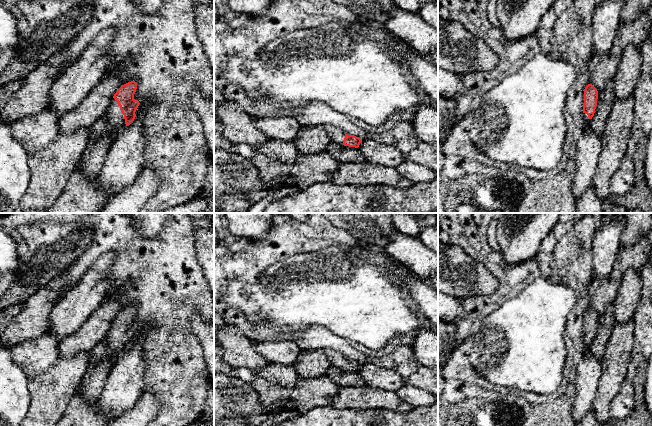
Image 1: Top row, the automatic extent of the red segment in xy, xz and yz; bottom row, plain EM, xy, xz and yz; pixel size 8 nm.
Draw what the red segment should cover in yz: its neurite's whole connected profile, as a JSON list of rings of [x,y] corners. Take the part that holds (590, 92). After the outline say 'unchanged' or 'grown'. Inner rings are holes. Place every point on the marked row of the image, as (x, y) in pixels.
[[[588,84],[584,89],[584,104],[582,114],[584,131],[590,129],[590,122],[595,113],[597,99],[598,99],[597,89],[592,84]]]; grown

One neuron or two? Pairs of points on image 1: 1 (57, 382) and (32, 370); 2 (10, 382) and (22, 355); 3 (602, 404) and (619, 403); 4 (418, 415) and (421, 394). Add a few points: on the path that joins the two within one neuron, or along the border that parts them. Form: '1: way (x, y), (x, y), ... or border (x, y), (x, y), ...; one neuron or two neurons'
1: border (58, 359), (39, 374), (28, 378); two neurons
2: border (11, 349), (13, 361), (27, 378); two neurons
3: border (621, 383), (618, 392), (610, 402), (609, 415); two neurons
4: border (427, 405), (413, 407); two neurons

